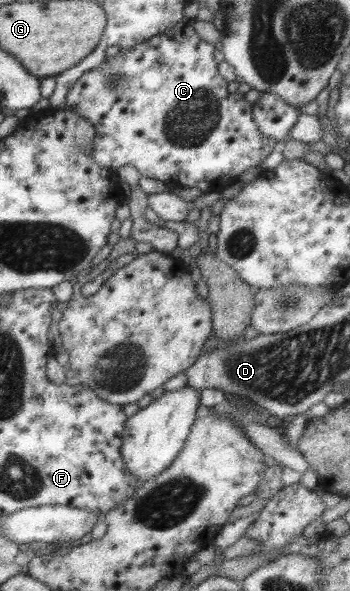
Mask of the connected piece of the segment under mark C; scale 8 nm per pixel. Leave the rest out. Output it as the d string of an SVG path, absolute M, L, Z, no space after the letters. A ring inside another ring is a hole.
M184 19L183 21L173 24L168 30L151 36L148 40L143 40L140 44L135 44L131 48L119 48L119 52L115 56L106 57L95 68L91 68L88 72L82 74L80 79L72 84L68 89L65 97L64 109L67 111L75 110L77 114L90 122L93 126L94 140L92 148L89 151L91 158L95 164L101 165L101 168L116 169L118 166L134 166L140 176L161 180L166 187L185 186L189 188L197 188L202 193L218 192L224 188L231 186L237 182L237 177L247 168L260 165L263 159L269 154L276 144L271 138L264 136L259 132L253 117L251 117L252 104L245 100L243 94L227 92L228 82L226 82L217 71L217 65L213 60L214 44L207 43L199 39L199 36L191 27L191 20Z

